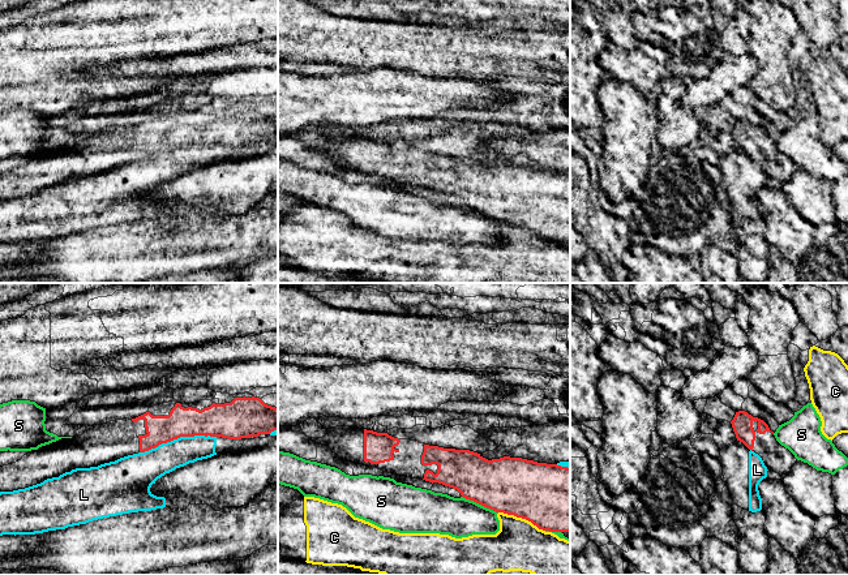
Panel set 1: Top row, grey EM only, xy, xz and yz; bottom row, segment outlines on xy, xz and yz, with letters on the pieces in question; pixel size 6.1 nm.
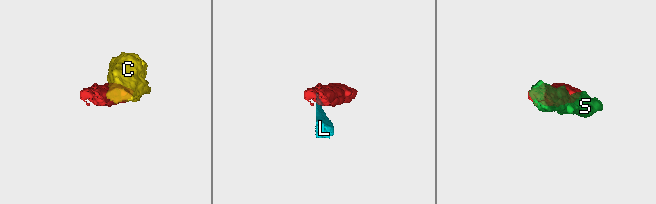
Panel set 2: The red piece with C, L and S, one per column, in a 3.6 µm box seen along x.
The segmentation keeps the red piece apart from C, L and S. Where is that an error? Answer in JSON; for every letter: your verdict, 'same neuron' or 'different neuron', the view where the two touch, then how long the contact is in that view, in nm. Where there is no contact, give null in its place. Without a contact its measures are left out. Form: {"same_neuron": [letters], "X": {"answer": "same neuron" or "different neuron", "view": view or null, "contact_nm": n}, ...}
{"same_neuron": [], "C": {"answer": "different neuron", "view": "xz", "contact_nm": 320}, "L": {"answer": "different neuron", "view": "xy", "contact_nm": 480}, "S": {"answer": "different neuron", "view": "xz", "contact_nm": 240}}

